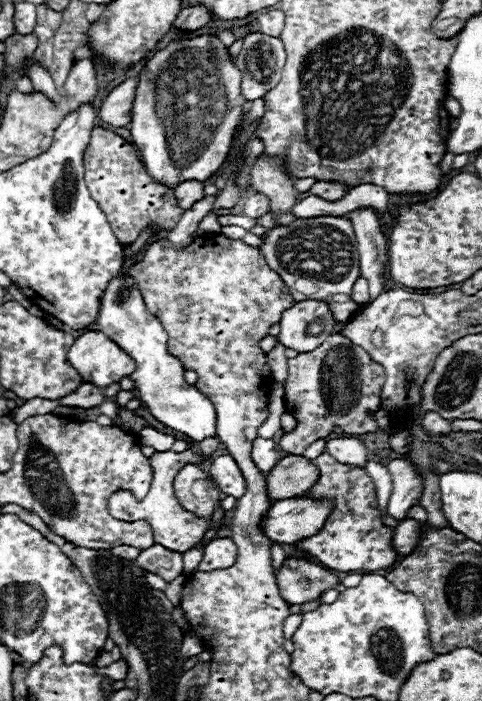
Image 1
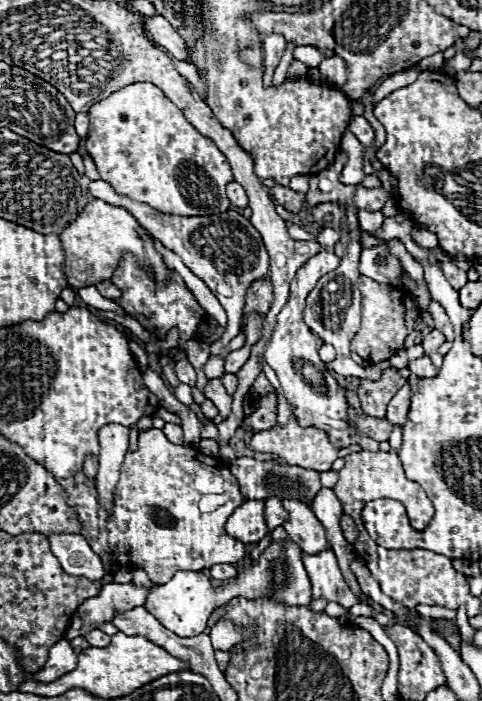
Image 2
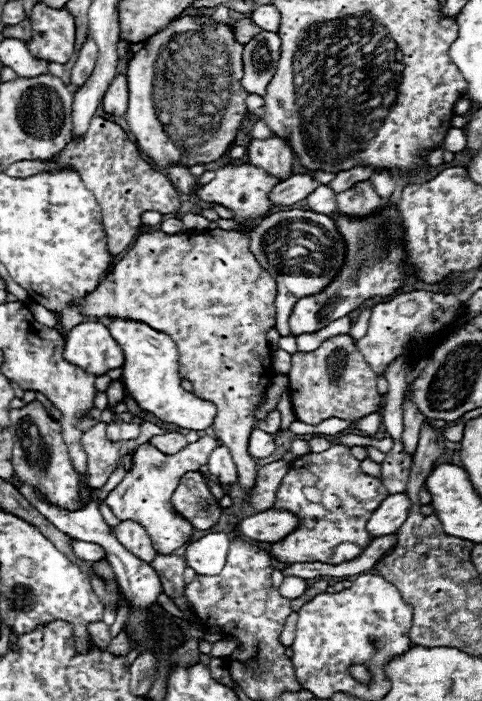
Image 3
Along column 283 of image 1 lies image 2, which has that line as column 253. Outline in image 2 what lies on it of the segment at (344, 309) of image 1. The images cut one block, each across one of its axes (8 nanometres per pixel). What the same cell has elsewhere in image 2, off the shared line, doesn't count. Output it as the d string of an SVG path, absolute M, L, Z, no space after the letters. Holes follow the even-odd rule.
M94 180L88 184L88 190L92 198L106 200L114 206L126 206L130 214L140 222L142 228L146 228L156 240L160 240L166 248L176 252L182 262L200 278L206 282L206 286L214 292L214 296L220 300L228 314L228 326L220 340L210 344L210 356L228 356L228 342L240 332L242 316L244 316L244 298L246 288L250 282L262 278L268 274L268 252L264 248L262 236L258 230L250 224L248 218L242 214L228 210L218 216L166 216L160 212L154 212L146 204L138 204L126 196L118 196L110 184L102 180Z

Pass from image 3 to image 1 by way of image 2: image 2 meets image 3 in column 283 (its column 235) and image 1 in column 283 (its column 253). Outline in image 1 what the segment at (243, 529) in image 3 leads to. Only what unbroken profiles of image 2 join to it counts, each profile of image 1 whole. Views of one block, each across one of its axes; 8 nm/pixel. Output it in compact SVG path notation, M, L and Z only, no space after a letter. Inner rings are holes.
M288 498L272 502L268 514L260 520L262 532L280 544L294 544L296 540L314 536L328 518L330 500L314 502L308 498Z

